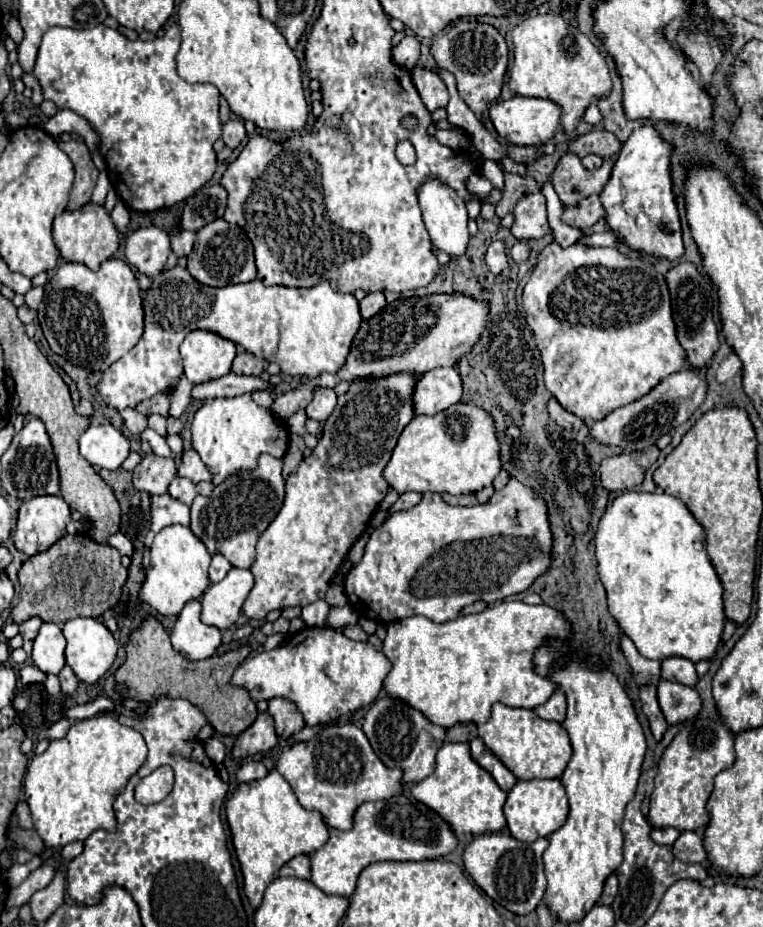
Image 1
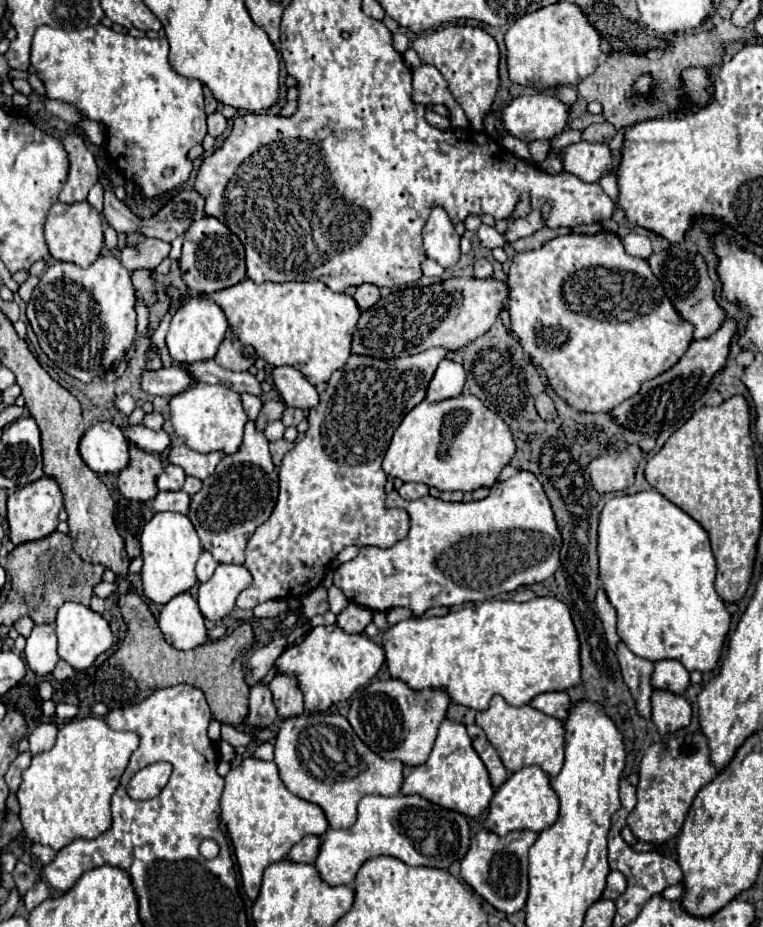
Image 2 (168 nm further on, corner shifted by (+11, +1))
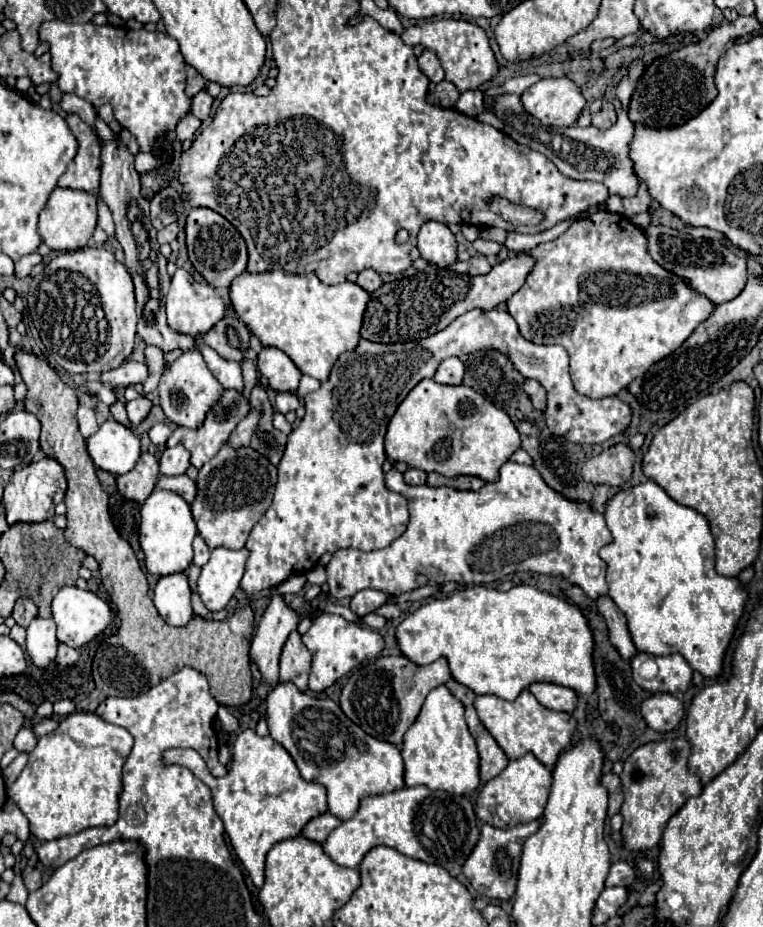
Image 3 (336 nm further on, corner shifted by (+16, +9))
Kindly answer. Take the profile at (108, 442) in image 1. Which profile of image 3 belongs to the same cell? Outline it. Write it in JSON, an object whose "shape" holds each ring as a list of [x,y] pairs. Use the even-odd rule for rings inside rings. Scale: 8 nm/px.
{"shape":[[[114,419],[104,421],[100,429],[86,439],[86,445],[94,465],[114,475],[128,473],[140,457],[140,441],[136,433]]]}

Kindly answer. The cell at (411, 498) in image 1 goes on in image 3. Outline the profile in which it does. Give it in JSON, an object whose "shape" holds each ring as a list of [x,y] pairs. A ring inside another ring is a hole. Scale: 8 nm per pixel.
{"shape":[[[408,469],[406,473],[404,473],[404,481],[408,483],[408,485],[424,485],[426,483],[426,473],[424,471],[420,471],[420,469]]]}

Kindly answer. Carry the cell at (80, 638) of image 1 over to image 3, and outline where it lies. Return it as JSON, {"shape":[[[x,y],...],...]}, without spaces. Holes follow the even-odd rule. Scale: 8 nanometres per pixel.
{"shape":[[[62,587],[52,601],[52,619],[58,625],[58,641],[72,649],[80,649],[110,625],[112,613],[108,603],[96,597],[92,591],[82,591],[78,587]]]}

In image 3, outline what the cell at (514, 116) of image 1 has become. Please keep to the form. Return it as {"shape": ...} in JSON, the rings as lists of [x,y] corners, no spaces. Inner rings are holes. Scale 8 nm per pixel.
{"shape":[[[566,77],[540,79],[528,87],[520,99],[528,115],[552,127],[574,125],[586,103],[580,89]]]}

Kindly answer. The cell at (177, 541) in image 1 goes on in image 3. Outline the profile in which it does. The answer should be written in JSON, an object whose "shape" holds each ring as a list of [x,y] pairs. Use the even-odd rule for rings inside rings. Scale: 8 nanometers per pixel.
{"shape":[[[154,489],[140,509],[140,545],[144,551],[146,571],[154,577],[168,573],[182,573],[192,563],[192,541],[198,535],[196,523],[190,515],[190,505],[172,491]]]}

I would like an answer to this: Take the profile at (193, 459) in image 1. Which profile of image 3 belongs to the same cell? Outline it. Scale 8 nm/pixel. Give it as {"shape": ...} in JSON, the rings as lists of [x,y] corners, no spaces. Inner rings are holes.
{"shape":[[[224,391],[220,403],[210,409],[210,413],[206,415],[206,421],[204,421],[204,425],[202,425],[200,429],[192,431],[192,429],[186,429],[186,427],[176,427],[176,431],[172,433],[172,437],[168,439],[166,445],[168,445],[168,447],[174,447],[174,445],[178,445],[178,443],[184,445],[184,447],[190,451],[190,463],[200,469],[200,467],[202,467],[204,463],[208,463],[208,461],[218,453],[218,449],[228,441],[232,429],[236,429],[236,425],[248,415],[248,411],[250,411],[250,403],[248,403],[240,393],[236,393],[236,391]]]}

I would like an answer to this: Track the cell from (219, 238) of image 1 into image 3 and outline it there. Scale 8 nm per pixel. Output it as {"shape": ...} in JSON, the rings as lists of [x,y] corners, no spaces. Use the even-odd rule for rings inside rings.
{"shape":[[[192,209],[186,219],[186,249],[190,263],[212,287],[230,287],[230,283],[246,271],[246,243],[238,229],[212,209]]]}

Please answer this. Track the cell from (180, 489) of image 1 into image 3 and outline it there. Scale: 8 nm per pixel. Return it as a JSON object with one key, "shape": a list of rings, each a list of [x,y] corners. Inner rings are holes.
{"shape":[[[170,447],[160,457],[160,475],[184,475],[184,471],[190,467],[190,453],[182,447]]]}

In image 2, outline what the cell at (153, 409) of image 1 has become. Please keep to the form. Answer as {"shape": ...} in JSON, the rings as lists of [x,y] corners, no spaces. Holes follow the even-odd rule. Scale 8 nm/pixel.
{"shape":[[[119,395],[117,399],[115,399],[115,407],[121,411],[121,413],[125,413],[125,415],[131,415],[133,413],[133,409],[136,408],[136,400],[131,397],[131,395]]]}

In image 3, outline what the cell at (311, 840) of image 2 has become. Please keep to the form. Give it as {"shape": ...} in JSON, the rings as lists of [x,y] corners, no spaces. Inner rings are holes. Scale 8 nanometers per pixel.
{"shape":[[[324,813],[324,815],[314,817],[312,821],[306,823],[306,827],[302,829],[302,837],[310,839],[310,841],[316,841],[316,843],[324,843],[326,837],[328,837],[328,833],[330,833],[332,829],[336,829],[340,823],[342,823],[342,821],[336,819],[334,815]]]}

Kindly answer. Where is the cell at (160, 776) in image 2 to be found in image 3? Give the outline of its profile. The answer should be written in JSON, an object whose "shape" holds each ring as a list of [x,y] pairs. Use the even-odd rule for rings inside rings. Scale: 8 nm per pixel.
{"shape":[[[250,729],[242,731],[234,741],[232,763],[224,777],[212,777],[204,759],[194,749],[168,749],[162,759],[164,765],[188,767],[210,787],[214,809],[220,815],[230,843],[256,889],[264,883],[264,859],[268,849],[284,839],[298,837],[310,819],[326,811],[326,789],[318,783],[304,781],[282,745],[270,737],[258,737],[256,731]]]}

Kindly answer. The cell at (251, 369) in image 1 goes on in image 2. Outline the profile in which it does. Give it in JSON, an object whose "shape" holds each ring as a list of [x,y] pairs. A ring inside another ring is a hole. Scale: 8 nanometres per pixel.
{"shape":[[[229,335],[217,349],[217,365],[229,371],[247,371],[255,363],[257,355],[251,345],[243,345],[235,335]]]}

